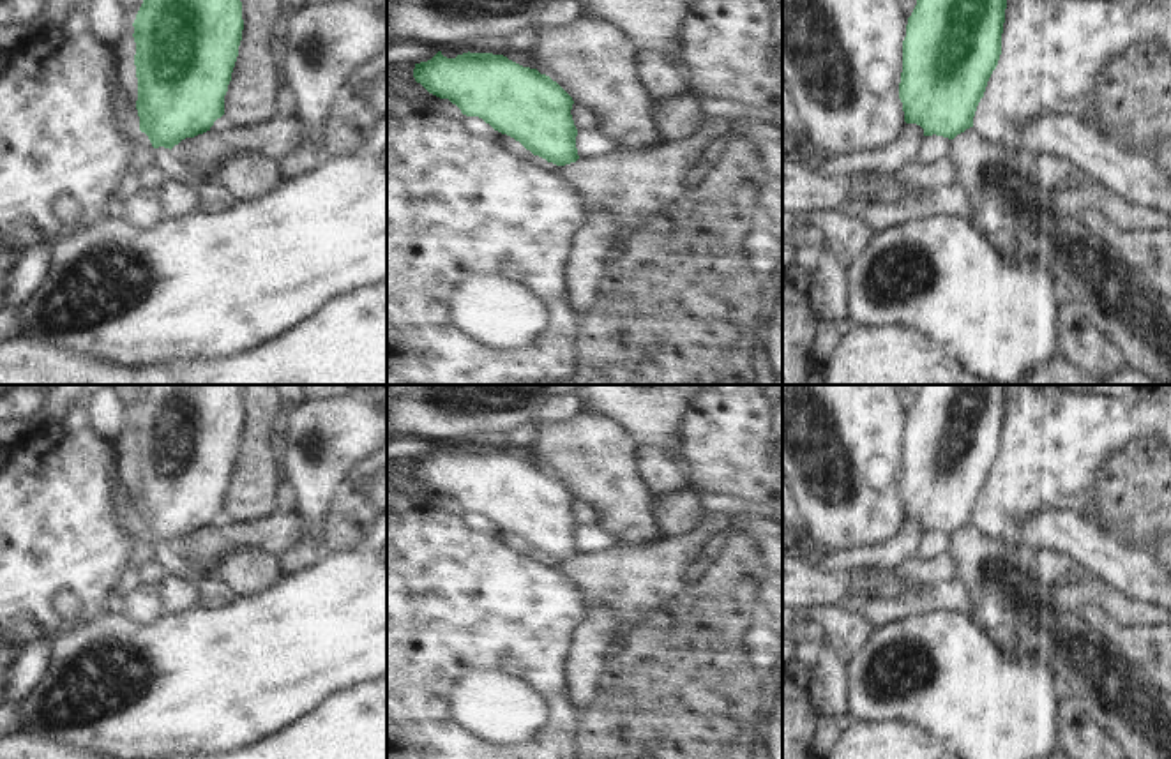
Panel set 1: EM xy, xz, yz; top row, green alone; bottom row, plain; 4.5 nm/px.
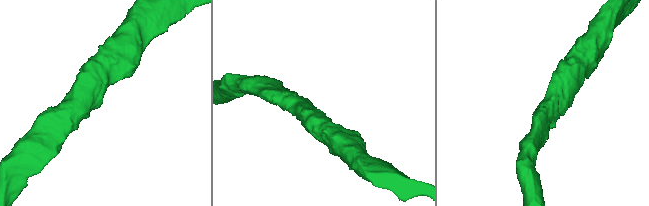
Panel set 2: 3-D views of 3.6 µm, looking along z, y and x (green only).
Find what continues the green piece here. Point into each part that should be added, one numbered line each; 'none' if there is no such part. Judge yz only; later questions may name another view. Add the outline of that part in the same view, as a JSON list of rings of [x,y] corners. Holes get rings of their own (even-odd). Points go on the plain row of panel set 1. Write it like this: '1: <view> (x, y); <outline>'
none

